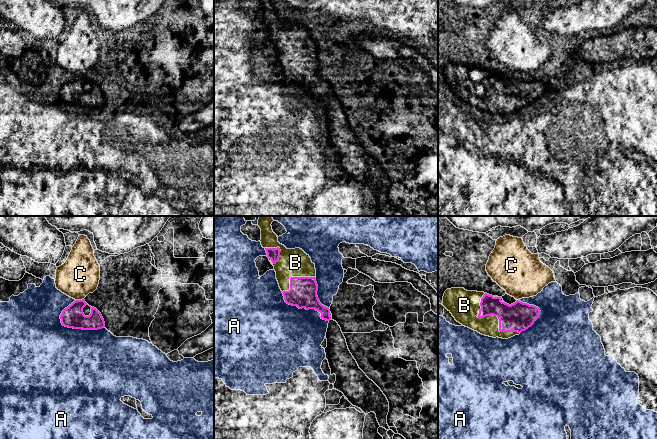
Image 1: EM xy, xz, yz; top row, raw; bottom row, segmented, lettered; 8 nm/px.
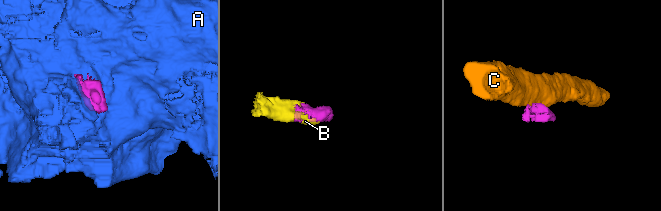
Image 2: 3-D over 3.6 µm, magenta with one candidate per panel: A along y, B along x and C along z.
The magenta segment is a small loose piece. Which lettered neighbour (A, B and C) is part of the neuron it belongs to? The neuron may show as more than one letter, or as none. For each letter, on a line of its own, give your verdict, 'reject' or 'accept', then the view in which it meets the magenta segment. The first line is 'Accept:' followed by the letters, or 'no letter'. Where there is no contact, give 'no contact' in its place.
Accept: B
A: reject; meets magenta in xy
B: accept; meets magenta in yz
C: reject; meets magenta in xy

